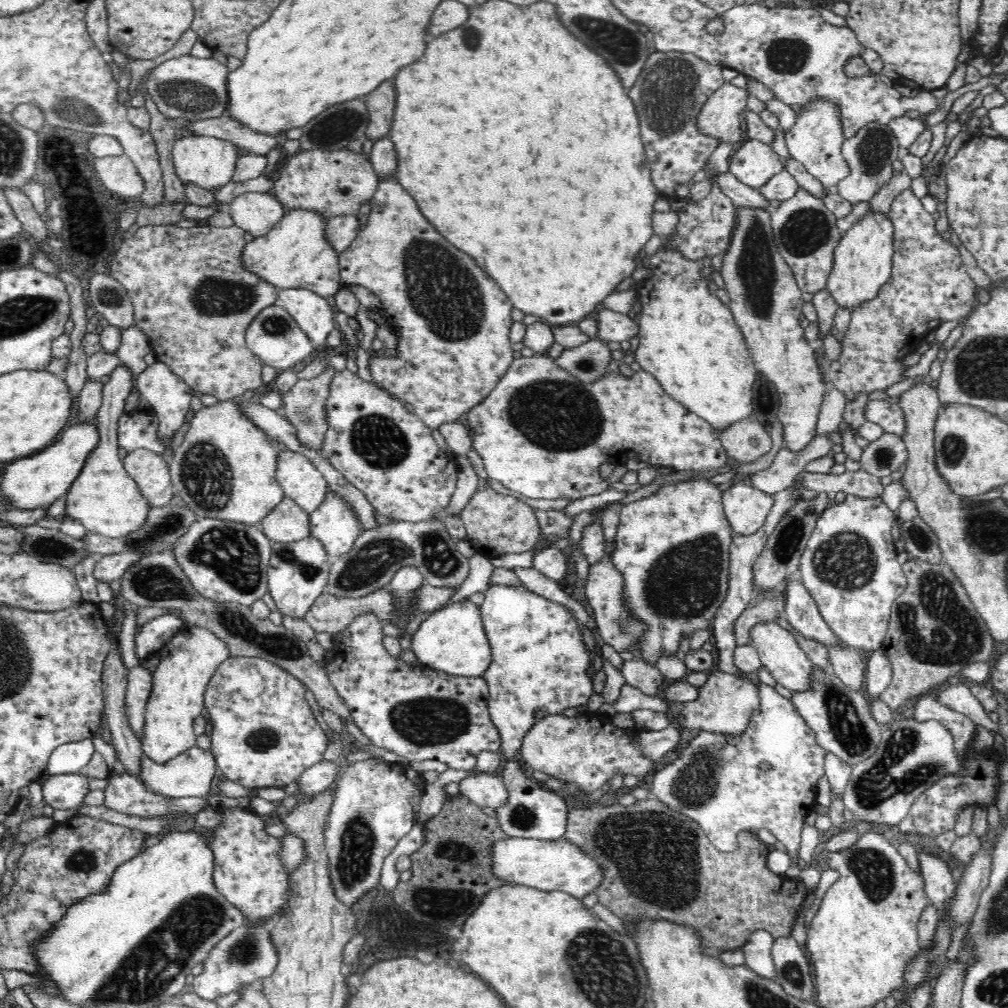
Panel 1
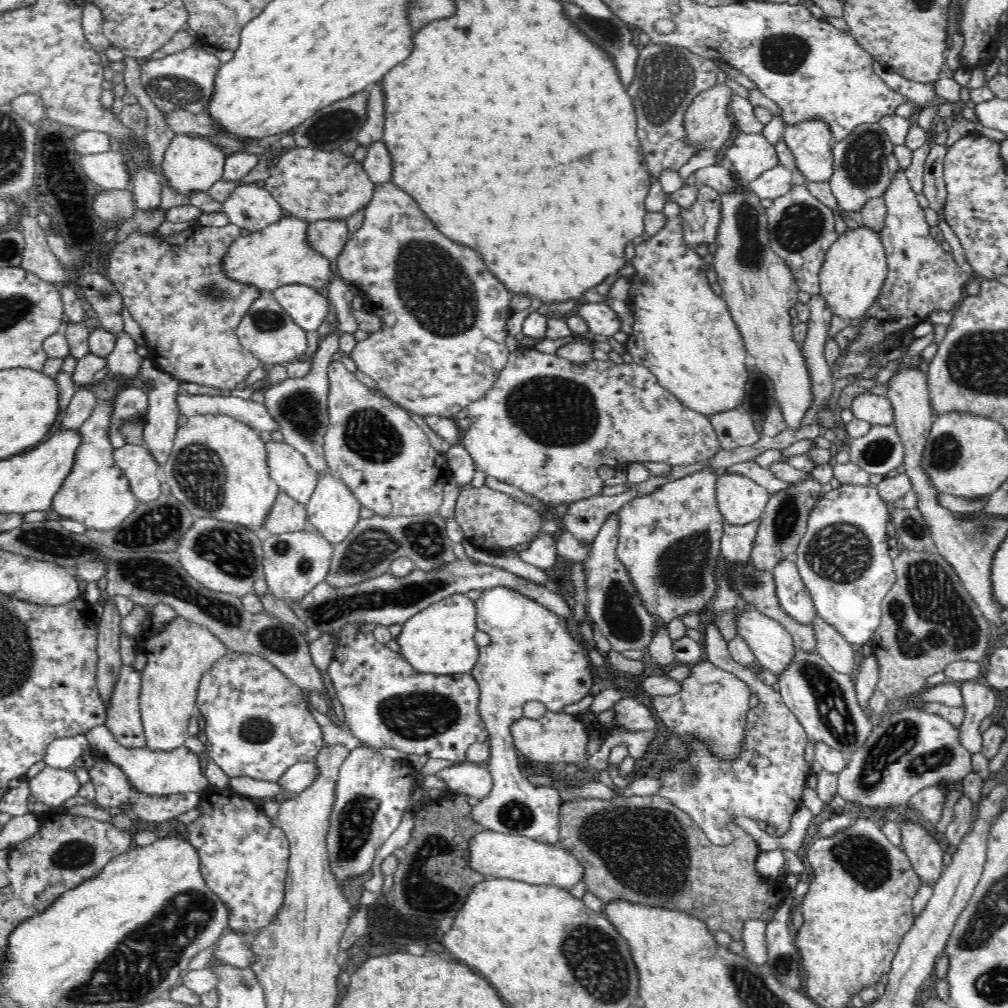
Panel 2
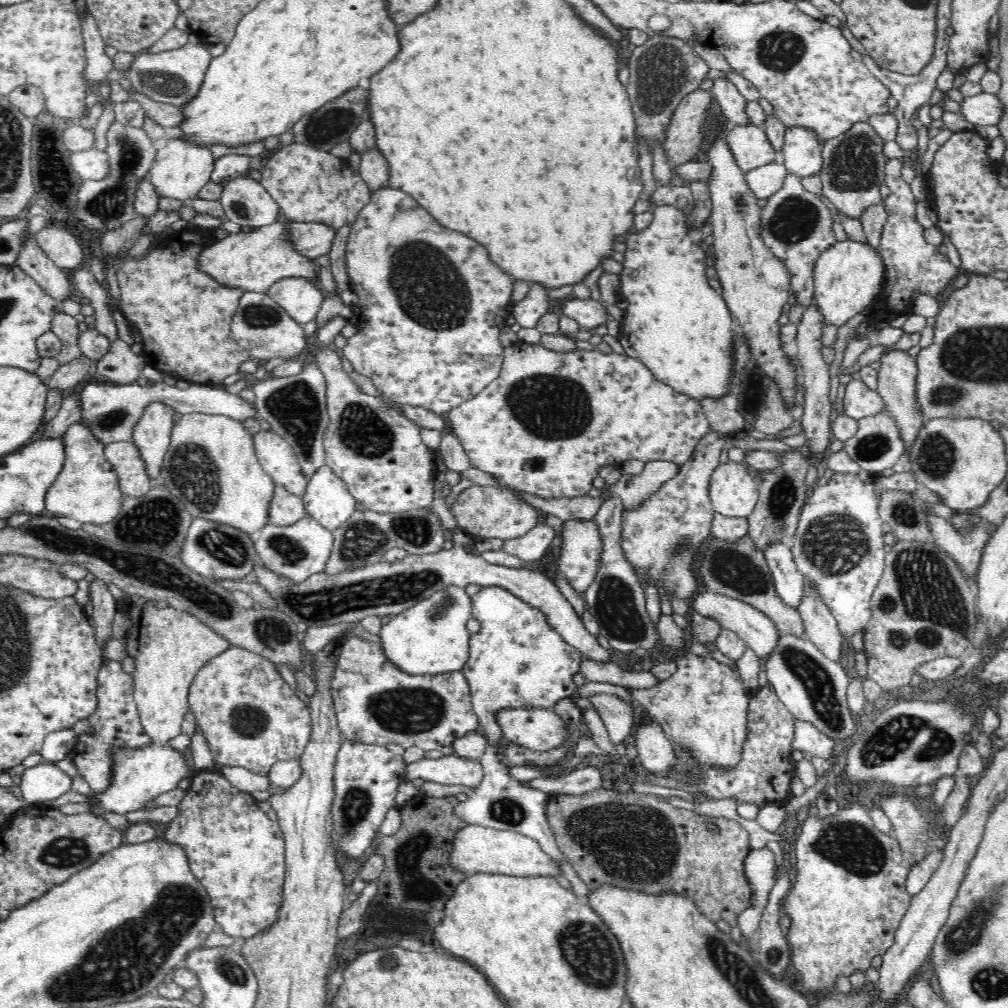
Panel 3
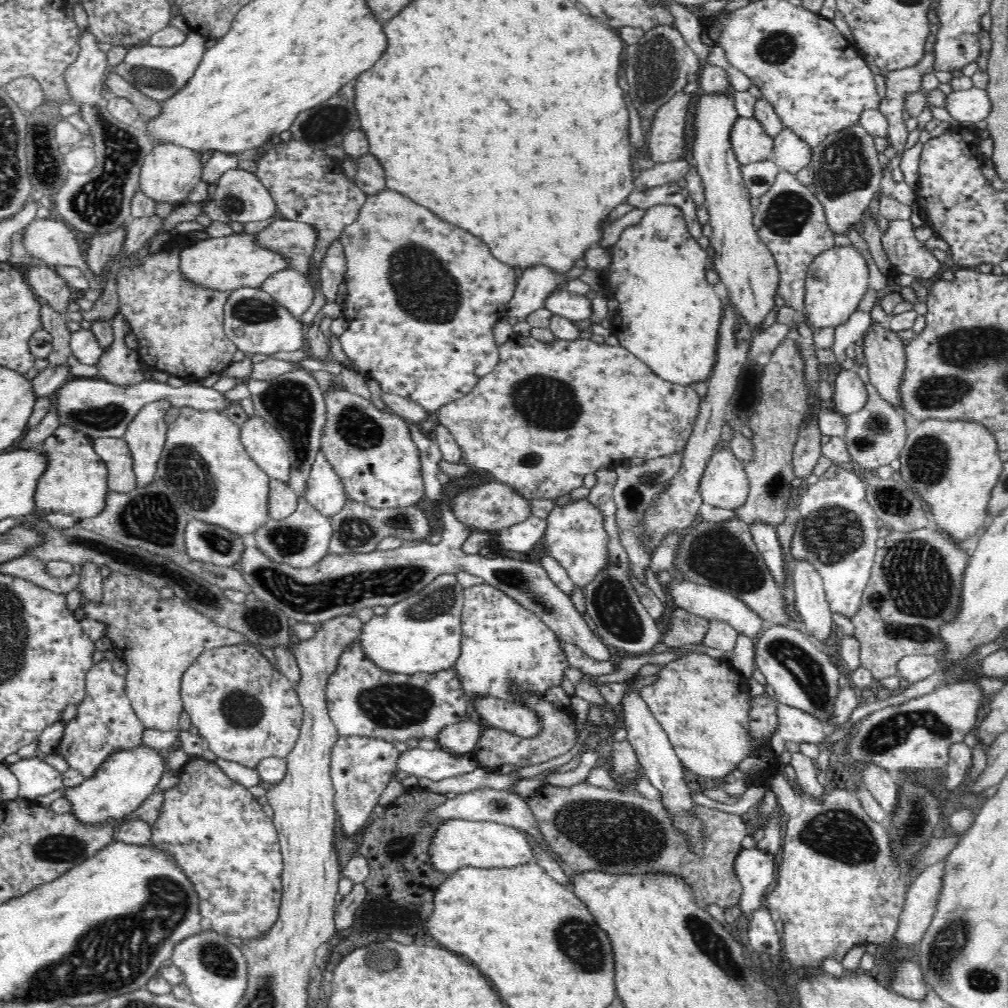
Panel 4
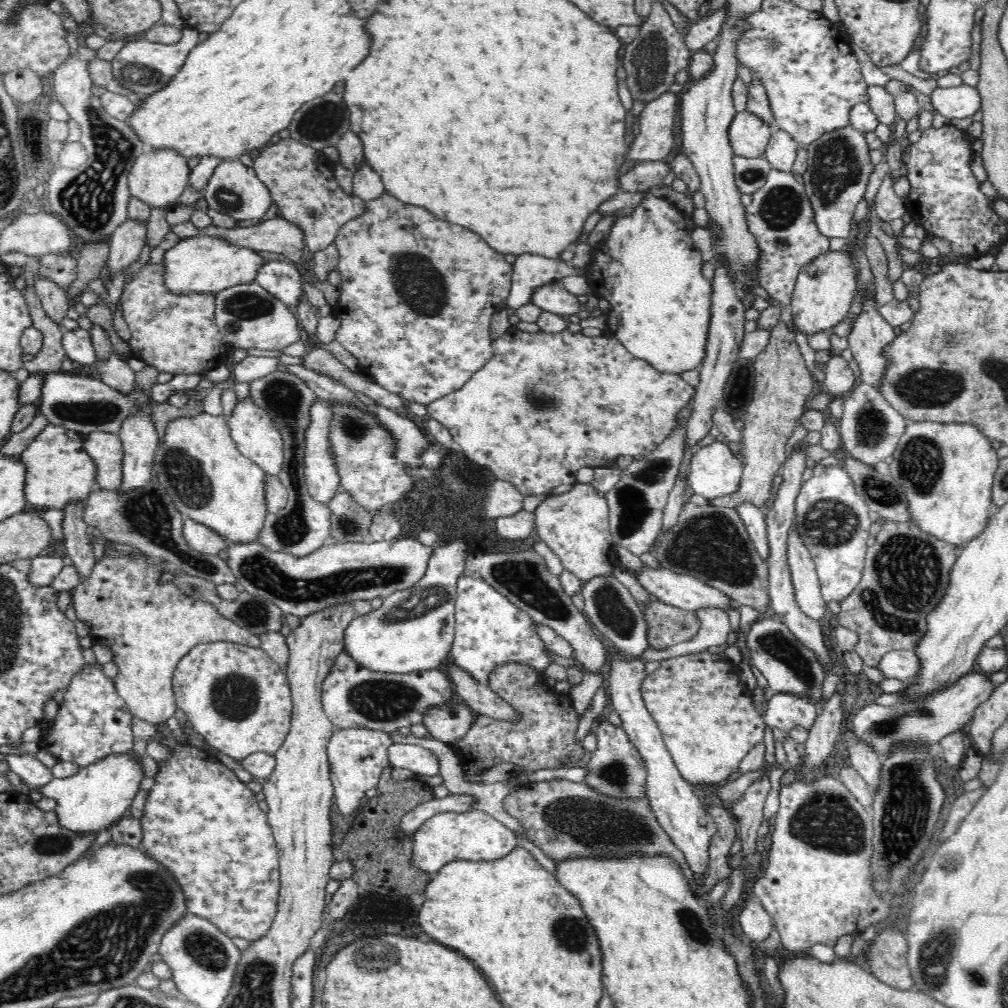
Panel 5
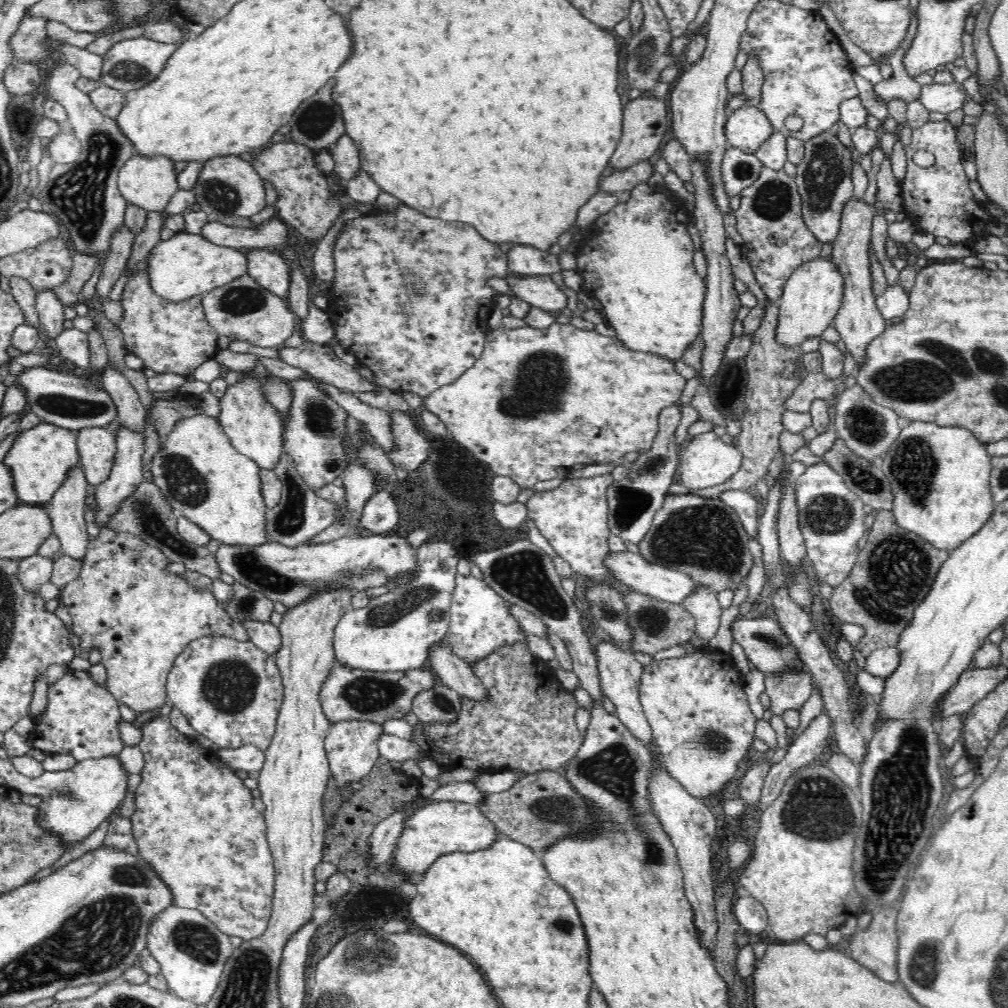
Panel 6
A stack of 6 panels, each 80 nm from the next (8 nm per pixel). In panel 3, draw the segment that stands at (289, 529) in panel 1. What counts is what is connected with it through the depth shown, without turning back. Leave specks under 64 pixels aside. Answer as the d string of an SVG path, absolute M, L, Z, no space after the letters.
M281 484L274 485L269 502L269 523L278 526L290 526L300 520L305 513L303 497L292 493Z

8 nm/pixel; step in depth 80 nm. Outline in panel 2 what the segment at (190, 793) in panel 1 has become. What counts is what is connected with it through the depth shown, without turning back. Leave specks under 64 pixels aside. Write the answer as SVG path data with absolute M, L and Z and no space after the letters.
M105 725L95 726L85 732L90 744L97 746L106 759L114 763L133 782L133 787L144 794L166 796L187 792L202 794L208 786L204 774L206 755L194 753L188 747L180 747L170 752L154 752L148 747L126 748L122 746Z

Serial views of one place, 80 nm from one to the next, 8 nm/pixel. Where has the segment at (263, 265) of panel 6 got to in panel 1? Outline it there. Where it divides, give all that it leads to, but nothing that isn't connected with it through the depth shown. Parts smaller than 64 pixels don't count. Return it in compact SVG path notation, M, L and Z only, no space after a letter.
M304 288L279 289L277 305L294 317L318 352L328 350L327 337L338 327L327 299Z

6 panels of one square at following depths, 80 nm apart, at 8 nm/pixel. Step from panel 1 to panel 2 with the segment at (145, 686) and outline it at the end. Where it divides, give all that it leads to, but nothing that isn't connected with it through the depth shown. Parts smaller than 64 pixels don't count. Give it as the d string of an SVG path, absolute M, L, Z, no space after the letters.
M122 665L113 690L111 707L106 712L104 725L113 737L126 748L145 746L145 732L141 721L139 694L142 673L133 665Z

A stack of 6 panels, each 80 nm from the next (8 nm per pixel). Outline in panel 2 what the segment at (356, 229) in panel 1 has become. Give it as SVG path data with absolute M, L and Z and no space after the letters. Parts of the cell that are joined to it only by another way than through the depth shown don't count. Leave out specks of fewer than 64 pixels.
M346 219L317 220L307 228L310 248L335 262L349 239Z

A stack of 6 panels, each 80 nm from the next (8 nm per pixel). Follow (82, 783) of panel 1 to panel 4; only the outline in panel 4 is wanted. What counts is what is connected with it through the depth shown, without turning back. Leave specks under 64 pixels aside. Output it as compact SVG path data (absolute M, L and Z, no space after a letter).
M40 755L20 758L14 762L2 762L18 779L18 795L35 801L38 796L48 795L64 785L57 769L46 763Z

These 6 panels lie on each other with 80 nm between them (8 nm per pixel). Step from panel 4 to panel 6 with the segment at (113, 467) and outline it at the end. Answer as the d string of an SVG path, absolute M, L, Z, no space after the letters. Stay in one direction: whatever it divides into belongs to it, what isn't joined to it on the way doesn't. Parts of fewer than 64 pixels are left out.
M85 426L76 430L79 465L90 486L108 476L116 454L116 437L116 433L100 426Z

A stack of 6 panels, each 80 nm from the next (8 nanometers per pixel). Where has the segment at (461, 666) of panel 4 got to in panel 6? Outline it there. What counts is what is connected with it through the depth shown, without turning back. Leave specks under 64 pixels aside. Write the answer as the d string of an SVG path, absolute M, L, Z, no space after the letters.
M460 558L457 560L455 587L453 588L450 609L451 621L446 639L446 643L452 651L468 664L484 658L486 653L498 645L513 643L518 639L527 644L519 622L512 618L511 614L508 614L505 607L506 600L495 590L492 590L484 580L472 576L470 566L471 563L468 559Z

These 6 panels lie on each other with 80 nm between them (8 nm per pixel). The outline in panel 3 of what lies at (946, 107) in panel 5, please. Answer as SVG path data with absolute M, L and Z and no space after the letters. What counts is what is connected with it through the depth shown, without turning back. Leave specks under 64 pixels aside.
M978 92L974 96L956 96L960 116L975 126L995 125L1001 113L1002 105L996 95Z

